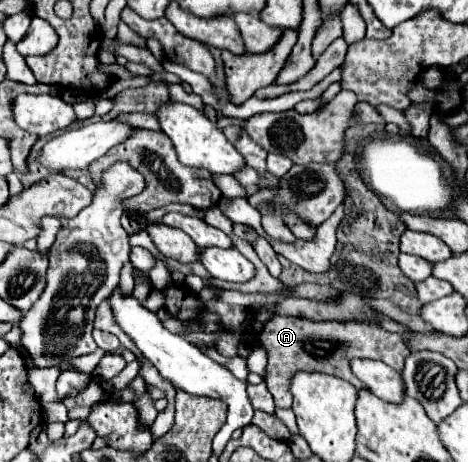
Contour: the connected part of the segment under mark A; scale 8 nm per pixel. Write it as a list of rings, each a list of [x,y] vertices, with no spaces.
[[[274,315],[262,333],[250,333],[246,331],[246,341],[248,345],[264,345],[268,351],[268,375],[266,375],[266,385],[268,391],[272,393],[274,401],[278,407],[290,407],[292,405],[292,393],[290,393],[290,381],[292,375],[298,371],[318,371],[326,375],[336,375],[340,379],[350,381],[356,389],[366,389],[364,383],[360,383],[352,369],[350,361],[360,357],[360,359],[376,359],[382,363],[388,363],[394,369],[402,369],[406,357],[410,355],[408,345],[404,343],[402,335],[388,333],[382,327],[370,327],[366,323],[356,323],[356,321],[310,321],[302,317],[282,317]]]

